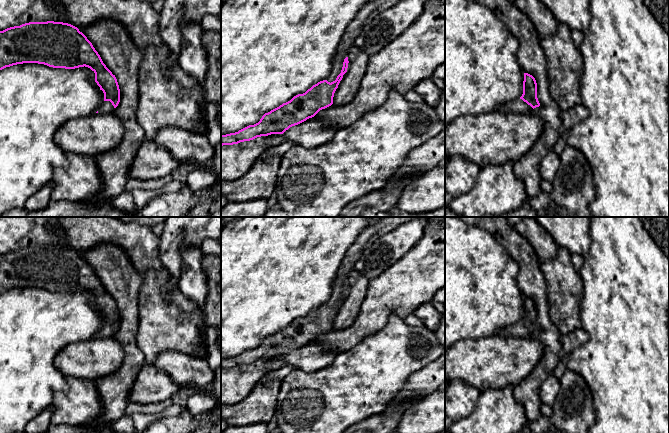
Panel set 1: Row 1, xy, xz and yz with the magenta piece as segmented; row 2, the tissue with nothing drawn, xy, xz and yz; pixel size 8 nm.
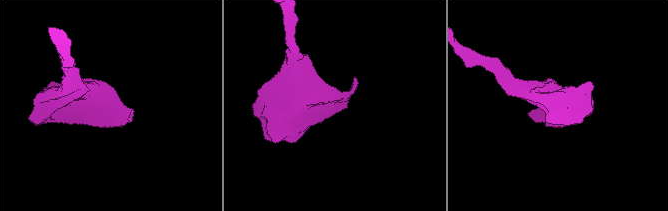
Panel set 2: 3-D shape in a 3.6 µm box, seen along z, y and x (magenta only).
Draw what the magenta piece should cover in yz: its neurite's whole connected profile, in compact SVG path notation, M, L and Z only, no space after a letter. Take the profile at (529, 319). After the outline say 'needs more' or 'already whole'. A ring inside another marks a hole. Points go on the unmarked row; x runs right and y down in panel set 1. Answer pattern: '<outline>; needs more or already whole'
M524 297L523 318L514 325L503 327L495 332L495 335L504 337L530 337L534 332L539 331L540 327L537 322L537 307L535 302Z; needs more

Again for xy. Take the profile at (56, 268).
M54 245L29 246L0 255L0 294L23 287L65 293L88 291L95 297L95 306L104 317L104 326L98 338L113 337L120 326L120 313L115 299L103 287L87 261L71 248Z; needs more

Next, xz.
M383 217L376 224L365 228L346 251L326 304L318 306L305 317L298 318L290 325L265 337L258 347L235 357L221 359L221 370L238 368L271 358L283 358L290 351L314 341L320 334L331 330L334 317L347 296L348 275L364 250L384 234L413 219L425 221L426 217Z; needs more

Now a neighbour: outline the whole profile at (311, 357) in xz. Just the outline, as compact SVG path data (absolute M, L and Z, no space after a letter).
M312 341L290 351L282 359L287 365L292 365L296 369L311 373L329 366L334 360L334 356L331 351Z

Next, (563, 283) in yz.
M558 247L553 258L540 263L540 270L546 284L549 317L560 334L582 328L579 316L582 280L572 263L571 253Z

